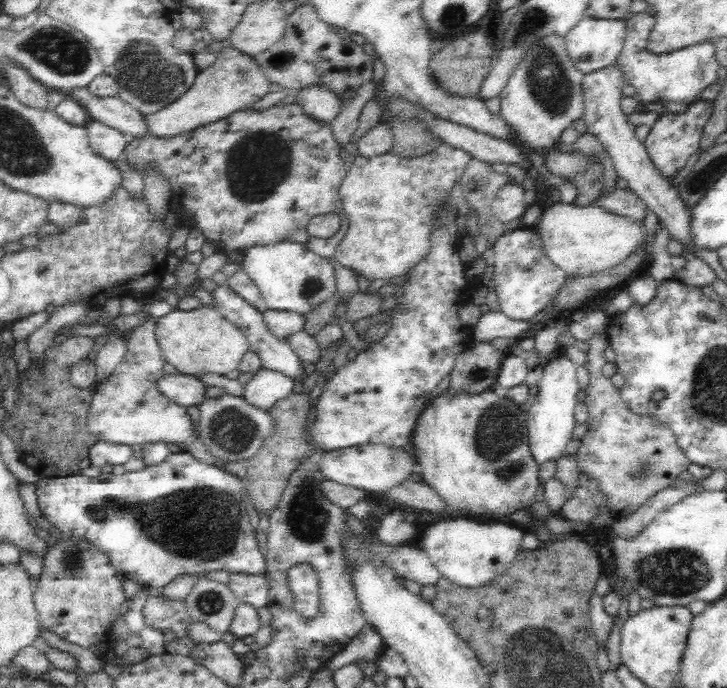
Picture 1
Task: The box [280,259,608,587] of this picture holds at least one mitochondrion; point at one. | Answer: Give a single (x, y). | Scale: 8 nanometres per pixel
(497, 435)

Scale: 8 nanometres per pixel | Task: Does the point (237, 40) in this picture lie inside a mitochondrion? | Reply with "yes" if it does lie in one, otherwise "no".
no

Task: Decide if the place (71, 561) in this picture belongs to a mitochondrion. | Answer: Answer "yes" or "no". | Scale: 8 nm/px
yes

